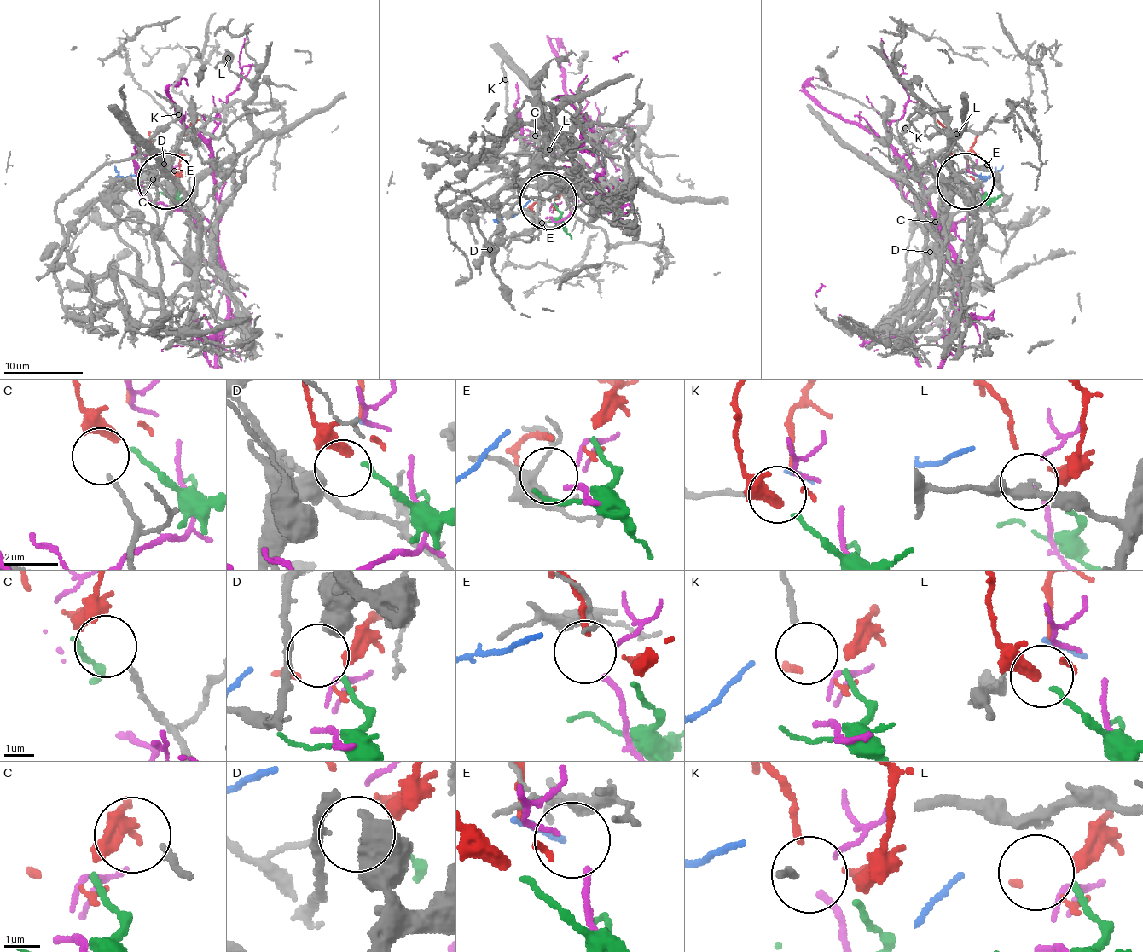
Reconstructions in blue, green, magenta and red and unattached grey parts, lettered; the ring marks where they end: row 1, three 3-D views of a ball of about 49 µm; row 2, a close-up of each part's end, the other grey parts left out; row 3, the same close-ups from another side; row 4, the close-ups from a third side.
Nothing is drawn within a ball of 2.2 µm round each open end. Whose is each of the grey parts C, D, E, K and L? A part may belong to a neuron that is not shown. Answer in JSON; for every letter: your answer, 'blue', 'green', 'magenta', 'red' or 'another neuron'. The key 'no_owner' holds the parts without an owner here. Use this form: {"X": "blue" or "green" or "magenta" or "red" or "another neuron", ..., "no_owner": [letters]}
{"C": "red", "D": "another neuron", "E": "magenta", "K": "another neuron", "L": "green", "no_owner": ["D", "K"]}

